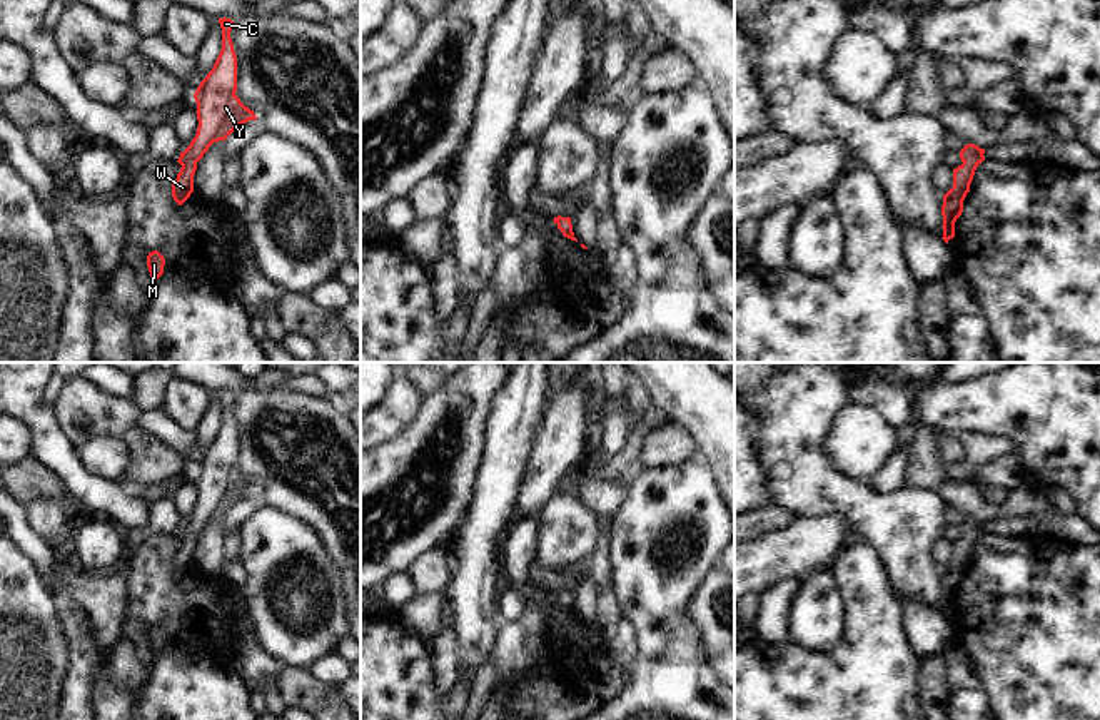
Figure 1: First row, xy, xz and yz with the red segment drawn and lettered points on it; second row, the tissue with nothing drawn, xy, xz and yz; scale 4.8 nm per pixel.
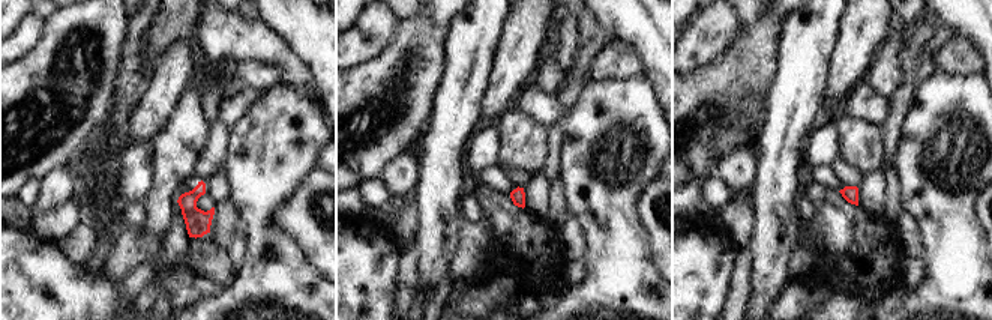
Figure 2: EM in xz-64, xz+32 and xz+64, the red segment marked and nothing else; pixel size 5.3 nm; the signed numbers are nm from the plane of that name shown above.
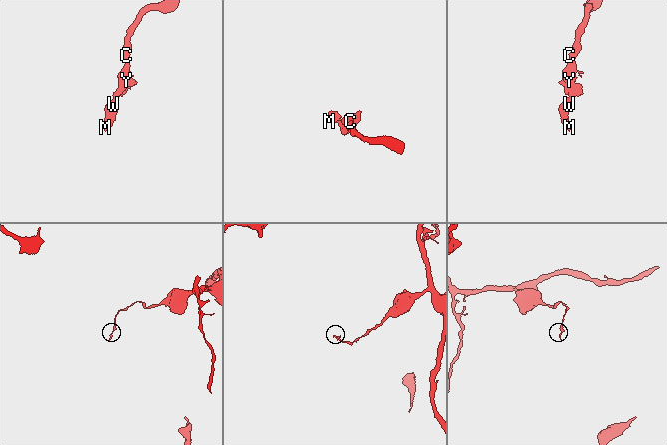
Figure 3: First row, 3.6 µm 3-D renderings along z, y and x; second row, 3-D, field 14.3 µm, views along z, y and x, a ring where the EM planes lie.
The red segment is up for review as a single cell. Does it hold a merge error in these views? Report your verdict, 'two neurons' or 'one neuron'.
one neuron

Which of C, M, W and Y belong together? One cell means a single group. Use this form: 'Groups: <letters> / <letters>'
Groups: C M W Y

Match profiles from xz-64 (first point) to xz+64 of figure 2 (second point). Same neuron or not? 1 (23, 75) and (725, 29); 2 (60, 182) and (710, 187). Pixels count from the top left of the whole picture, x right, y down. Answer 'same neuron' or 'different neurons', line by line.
1: different neurons
2: different neurons

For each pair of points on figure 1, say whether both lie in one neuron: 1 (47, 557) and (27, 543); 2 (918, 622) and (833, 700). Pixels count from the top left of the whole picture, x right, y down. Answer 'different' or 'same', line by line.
1: same
2: different

